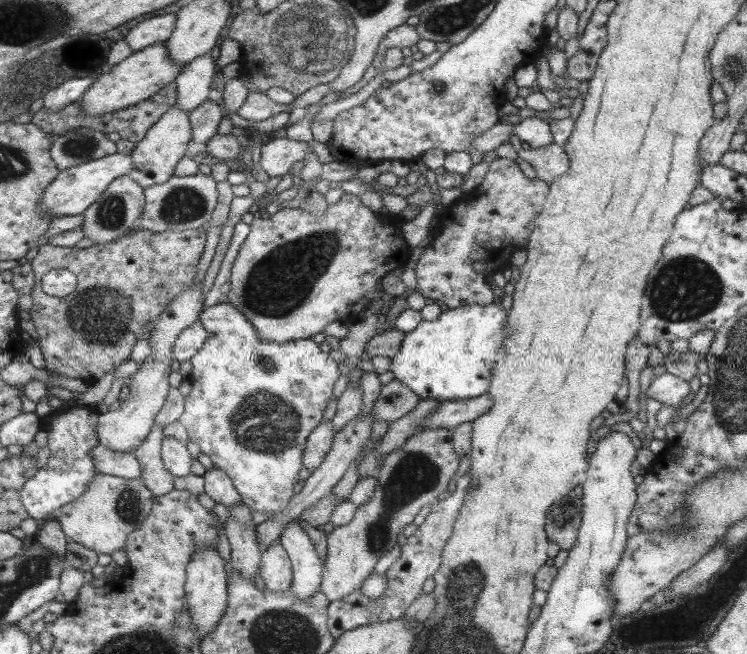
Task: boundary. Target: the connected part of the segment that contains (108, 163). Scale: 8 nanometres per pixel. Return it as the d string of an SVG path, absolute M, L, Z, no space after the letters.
M113 153L99 160L92 160L74 167L61 170L57 179L49 187L41 202L41 210L49 218L63 216L78 216L84 214L87 209L105 193L109 186L119 177L125 177L134 170L134 162L130 155Z

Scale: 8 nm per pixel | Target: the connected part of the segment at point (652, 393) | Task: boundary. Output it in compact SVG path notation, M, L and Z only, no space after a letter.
M668 372L655 376L649 388L644 393L646 398L654 398L663 406L679 406L680 402L690 394L688 381L678 378Z

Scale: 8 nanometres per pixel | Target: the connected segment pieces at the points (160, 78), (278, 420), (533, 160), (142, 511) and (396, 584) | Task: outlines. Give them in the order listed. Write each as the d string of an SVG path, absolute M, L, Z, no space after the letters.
M156 42L156 44L152 44L140 52L134 52L122 62L115 64L110 72L101 74L84 92L79 100L82 114L116 113L118 109L130 108L138 102L144 102L164 89L166 85L174 82L182 72L183 67L184 64L174 62L166 42Z
M219 303L202 310L200 321L204 328L210 332L210 336L205 340L201 350L190 359L193 367L188 379L192 384L192 389L190 394L185 397L185 409L179 421L186 427L189 440L196 442L201 452L212 459L213 466L224 470L232 478L233 485L240 493L243 504L249 506L251 510L264 511L264 513L268 513L270 518L272 518L272 516L282 512L282 509L286 509L286 505L290 504L290 501L293 500L293 496L295 495L293 491L294 484L298 482L298 474L305 466L305 448L309 442L310 433L322 422L322 414L324 414L326 404L328 404L326 400L330 400L332 390L334 390L334 382L340 378L338 364L334 364L334 360L328 356L328 353L322 352L318 348L318 344L312 341L312 339L284 343L262 339L261 335L258 334L257 328L246 318L245 314L242 314L237 307L229 303Z
M554 142L540 149L520 148L517 152L519 159L528 162L536 170L537 178L548 184L563 176L570 167L564 148Z
M97 473L86 491L55 515L65 535L94 550L97 554L112 554L122 550L130 534L138 530L152 512L153 491L141 478L120 478Z
M470 472L460 476L454 482L451 493L434 503L425 521L418 526L414 534L407 538L406 544L402 546L401 555L384 574L386 575L386 590L380 596L368 598L362 594L361 590L356 590L346 598L330 602L328 626L334 638L339 638L345 631L376 622L398 620L405 616L406 609L422 593L424 582L432 577L440 566L444 547L454 533L454 523L460 515L464 496L470 489L470 479L472 479Z

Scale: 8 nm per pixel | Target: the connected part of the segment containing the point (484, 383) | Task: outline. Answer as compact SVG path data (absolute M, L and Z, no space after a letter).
M500 302L487 306L480 304L464 305L460 308L442 311L437 320L420 322L412 332L404 337L400 351L391 358L391 371L394 379L406 384L421 400L468 400L480 397L490 390L493 382L494 364L509 356L505 347L506 329L509 328L509 316Z

